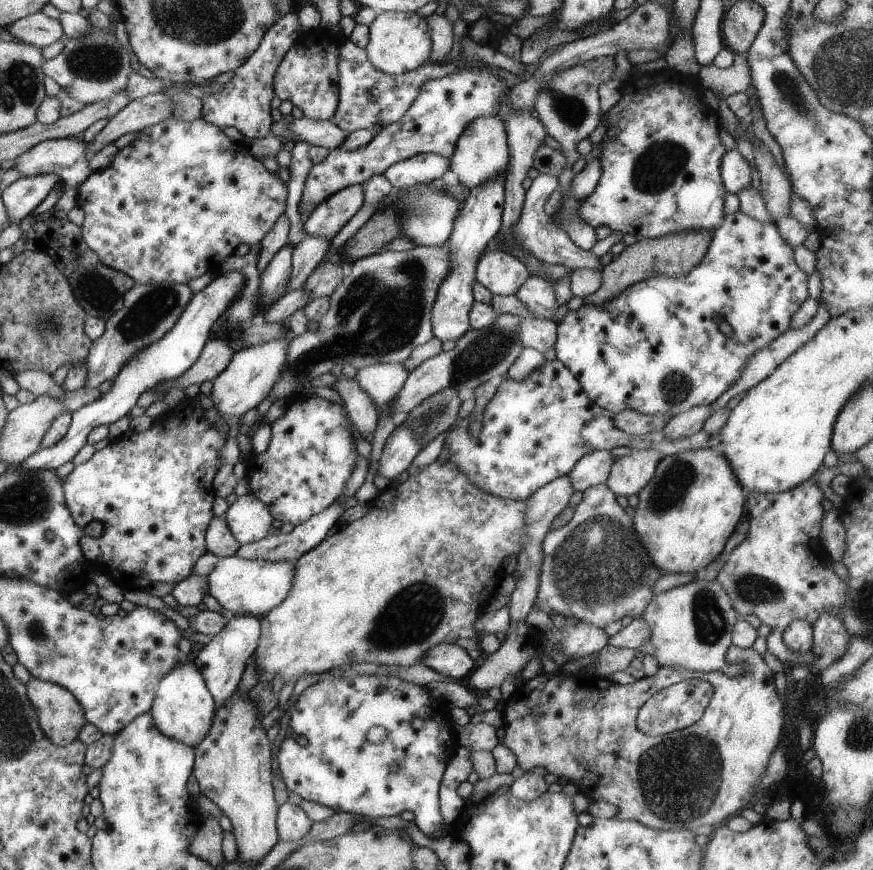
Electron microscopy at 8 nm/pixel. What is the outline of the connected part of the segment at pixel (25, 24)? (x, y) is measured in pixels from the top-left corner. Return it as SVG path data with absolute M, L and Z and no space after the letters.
M41 11L14 20L5 29L21 43L40 48L45 48L63 35L59 21L43 15Z

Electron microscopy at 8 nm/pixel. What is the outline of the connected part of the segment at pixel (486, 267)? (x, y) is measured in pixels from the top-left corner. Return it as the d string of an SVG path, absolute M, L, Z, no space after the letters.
M491 251L481 256L475 265L475 276L489 292L501 296L516 294L529 278L526 266L513 255L503 251Z

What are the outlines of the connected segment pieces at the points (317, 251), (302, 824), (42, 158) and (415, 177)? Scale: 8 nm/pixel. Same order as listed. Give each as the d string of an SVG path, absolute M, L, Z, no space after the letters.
M306 234L305 238L292 248L290 273L287 277L285 293L302 286L309 273L325 255L329 244L331 242Z
M284 802L278 805L276 827L279 841L296 841L305 836L310 829L311 820L298 805Z
M67 137L62 139L49 139L41 141L29 150L18 154L15 158L16 163L12 167L16 174L23 175L44 175L55 173L60 176L66 187L77 188L92 173L88 161L84 155L85 142L77 137Z
M417 153L388 166L382 175L393 189L406 189L439 179L449 169L448 160L435 153Z

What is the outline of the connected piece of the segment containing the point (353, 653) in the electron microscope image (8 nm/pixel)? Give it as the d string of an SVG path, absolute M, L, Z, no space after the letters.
M449 460L443 462L442 464L434 461L431 462L431 464L424 465L419 468L420 469L414 475L409 475L406 480L403 480L401 483L397 483L397 486L391 487L391 484L389 484L382 491L377 492L372 501L367 504L365 514L363 514L360 519L341 526L341 528L338 528L333 535L326 536L318 545L315 545L311 550L303 553L295 562L293 562L294 575L292 578L291 588L289 589L287 596L275 608L272 608L269 612L266 612L259 618L260 635L253 652L255 653L257 670L259 670L260 674L258 681L263 679L264 681L269 681L271 683L274 674L279 674L283 681L291 680L292 678L298 679L303 675L317 675L319 673L323 673L325 670L329 670L329 668L341 666L343 664L347 664L348 662L373 662L373 664L383 664L383 666L409 666L415 662L420 662L420 660L424 657L424 654L429 649L432 649L434 644L437 643L456 644L457 646L464 648L469 653L472 661L475 660L474 666L479 664L479 654L481 649L477 648L478 639L473 628L473 621L477 618L477 616L484 612L487 602L499 590L498 587L500 586L500 581L506 575L505 571L503 571L503 560L505 560L507 556L511 556L511 554L515 554L517 556L518 552L523 548L524 542L527 540L526 534L524 533L524 527L526 526L524 523L526 502L523 499L504 499L482 491L480 488L477 488L477 486L475 486L475 484L473 484L462 472L456 471L456 468Z

